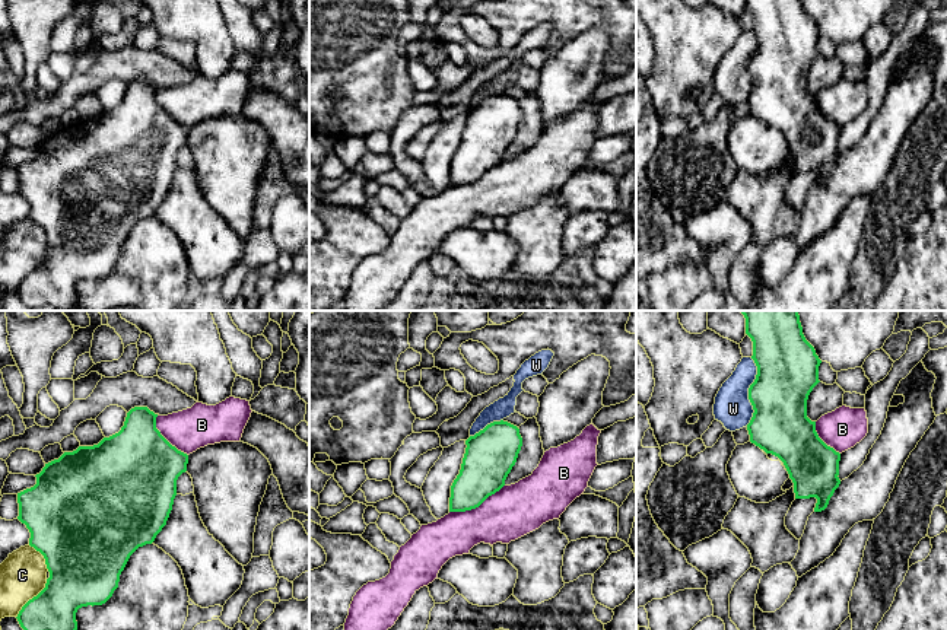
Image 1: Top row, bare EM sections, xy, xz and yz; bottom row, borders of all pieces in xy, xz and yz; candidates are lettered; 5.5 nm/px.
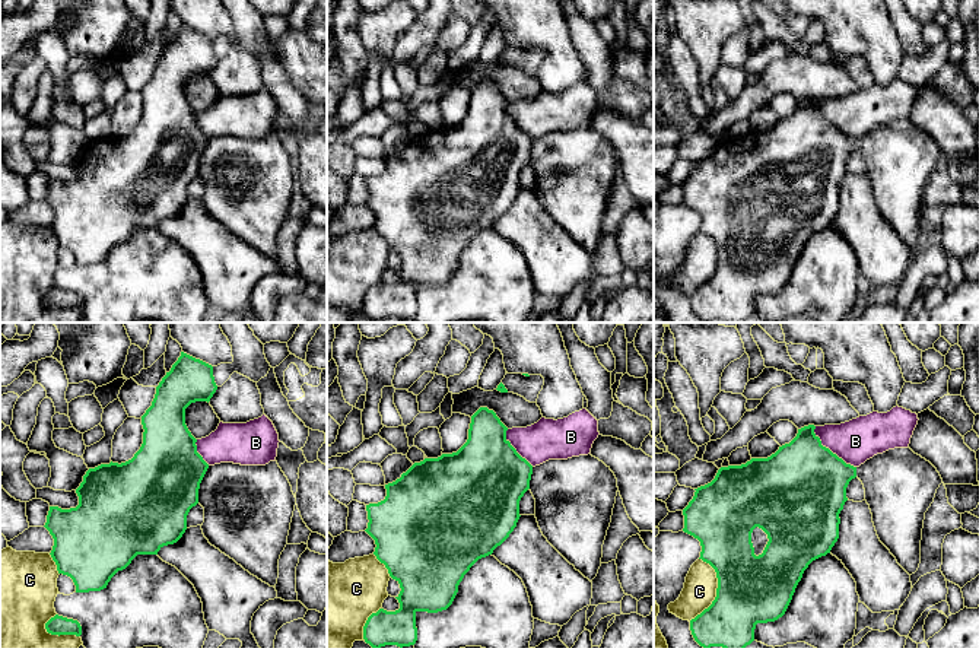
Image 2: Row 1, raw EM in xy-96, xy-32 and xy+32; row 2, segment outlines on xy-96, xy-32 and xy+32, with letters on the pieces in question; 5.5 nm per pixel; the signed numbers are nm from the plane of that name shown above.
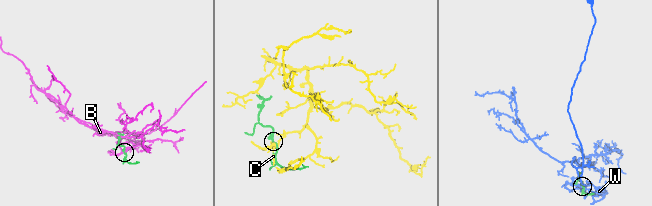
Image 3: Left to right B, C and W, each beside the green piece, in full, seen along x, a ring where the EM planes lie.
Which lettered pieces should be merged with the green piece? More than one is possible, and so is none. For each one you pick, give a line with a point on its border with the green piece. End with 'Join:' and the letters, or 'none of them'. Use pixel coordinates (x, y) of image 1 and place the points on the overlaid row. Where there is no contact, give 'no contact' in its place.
B: meets green in xz at (476, 506)
Join: B

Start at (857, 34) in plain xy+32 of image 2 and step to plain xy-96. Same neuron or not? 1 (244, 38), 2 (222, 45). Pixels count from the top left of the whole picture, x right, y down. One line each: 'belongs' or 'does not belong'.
1: does not belong
2: does not belong

